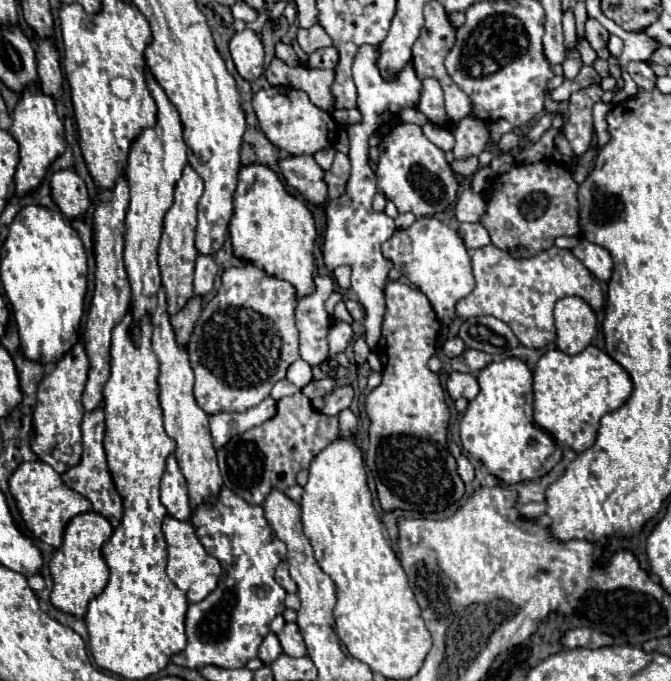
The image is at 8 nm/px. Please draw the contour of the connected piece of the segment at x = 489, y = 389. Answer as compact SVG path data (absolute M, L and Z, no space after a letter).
M518 358L492 362L478 372L478 384L480 394L468 404L460 422L462 448L506 484L536 480L548 474L562 460L562 448L546 430L534 424L534 390L528 366Z

